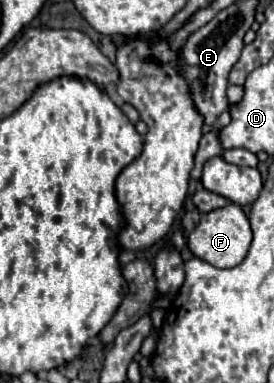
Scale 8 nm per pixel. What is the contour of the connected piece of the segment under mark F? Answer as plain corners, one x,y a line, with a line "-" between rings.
227,203
221,209
205,213
199,225
187,237
187,245
199,259
211,263
213,267
235,267
241,263
251,247
251,227
247,215
241,211
239,205

